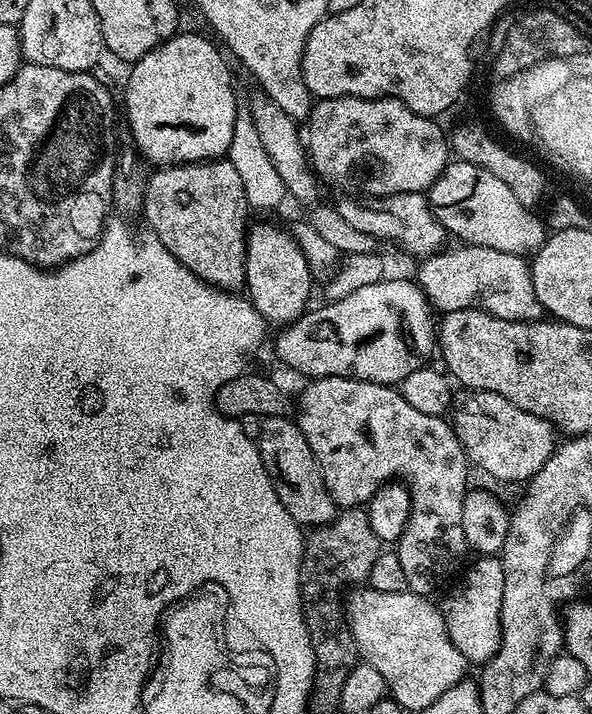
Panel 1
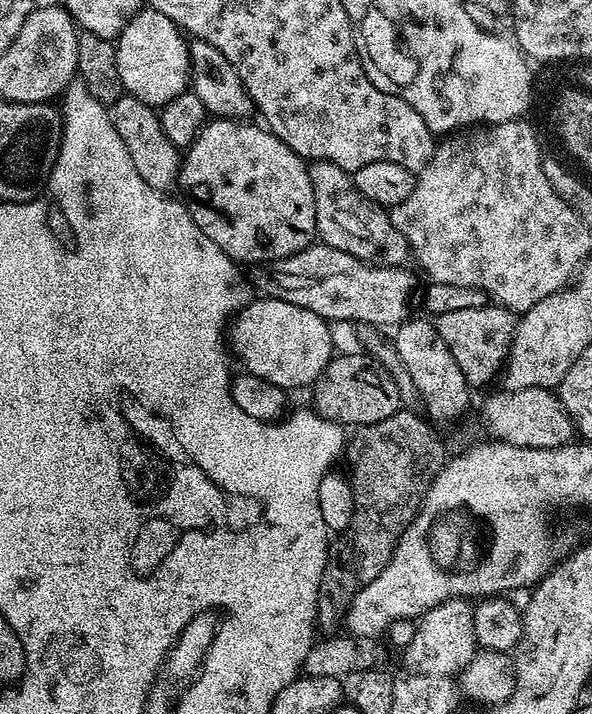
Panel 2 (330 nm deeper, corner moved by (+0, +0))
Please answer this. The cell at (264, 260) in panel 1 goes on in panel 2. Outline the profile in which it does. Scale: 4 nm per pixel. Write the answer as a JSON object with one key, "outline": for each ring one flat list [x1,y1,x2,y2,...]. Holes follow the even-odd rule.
{"outline":[[209,119,202,129,202,139,196,139,183,153,178,188,184,191,183,199,188,213,202,234,206,234,210,242,218,245,233,260,245,260,248,266,255,266,298,254,313,243,317,235,314,186,310,182,304,157,290,150,271,132,262,131,259,123,248,123,252,122,243,119]]}

